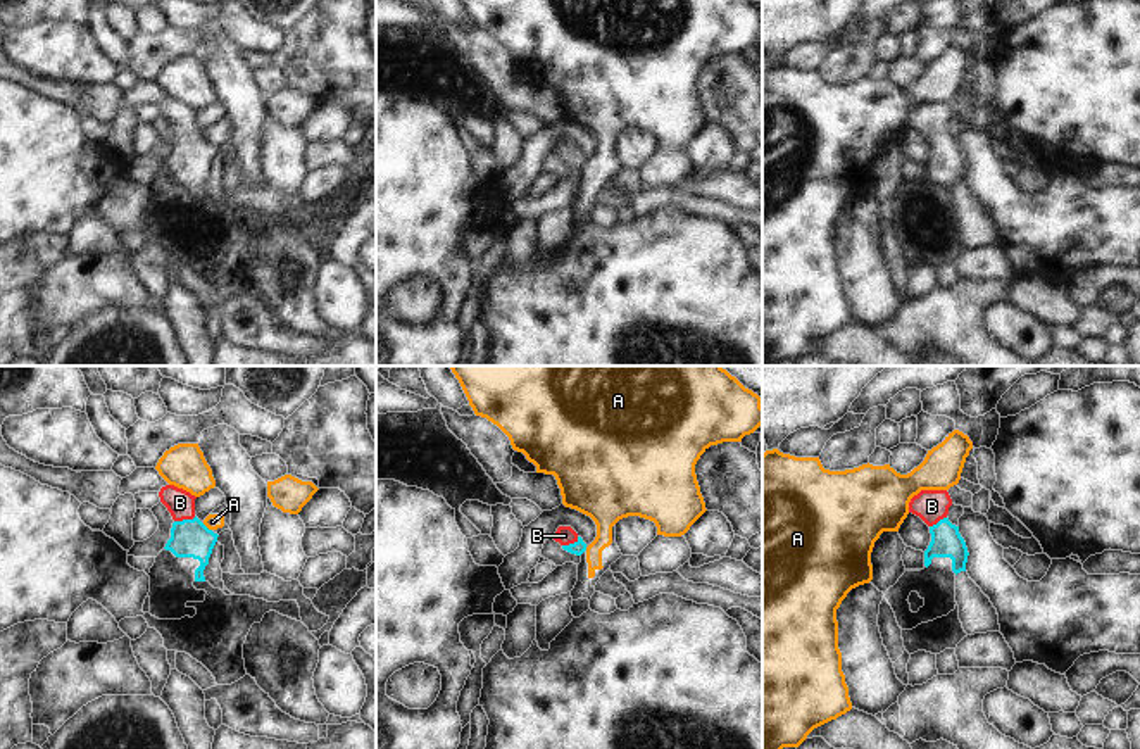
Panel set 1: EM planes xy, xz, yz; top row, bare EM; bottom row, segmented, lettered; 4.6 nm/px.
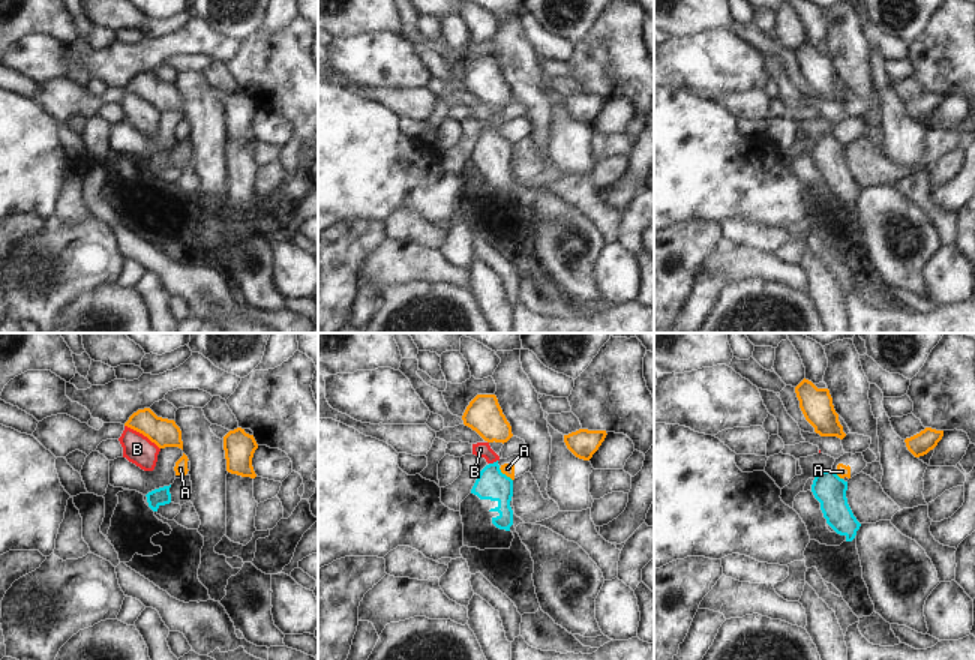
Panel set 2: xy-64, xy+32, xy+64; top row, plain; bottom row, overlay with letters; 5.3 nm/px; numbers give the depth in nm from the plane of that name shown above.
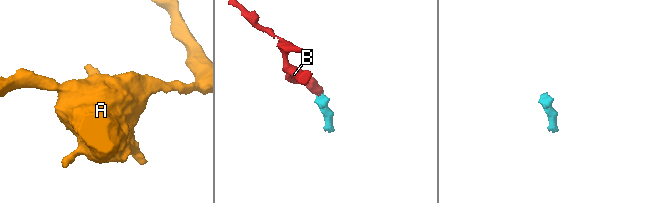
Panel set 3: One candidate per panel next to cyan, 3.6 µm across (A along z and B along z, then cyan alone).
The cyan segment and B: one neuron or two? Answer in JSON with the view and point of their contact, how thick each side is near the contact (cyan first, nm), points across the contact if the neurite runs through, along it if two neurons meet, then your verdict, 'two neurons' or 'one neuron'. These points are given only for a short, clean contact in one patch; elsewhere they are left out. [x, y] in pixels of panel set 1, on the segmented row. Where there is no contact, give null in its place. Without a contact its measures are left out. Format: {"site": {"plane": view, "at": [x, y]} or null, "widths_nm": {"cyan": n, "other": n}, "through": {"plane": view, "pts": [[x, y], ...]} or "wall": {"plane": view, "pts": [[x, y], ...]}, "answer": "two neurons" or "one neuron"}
{"site": {"plane": "xy", "at": [185, 520]}, "widths_nm": {"cyan": 180, "other": 130}, "through": {"plane": "xy", "pts": [[190, 537], [185, 520], [180, 503]]}, "answer": "one neuron"}

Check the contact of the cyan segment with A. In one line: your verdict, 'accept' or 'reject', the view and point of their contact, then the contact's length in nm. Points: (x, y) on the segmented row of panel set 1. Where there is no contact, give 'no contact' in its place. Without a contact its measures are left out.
reject; meets cyan in xy at (206, 527); contact 60 nm long

